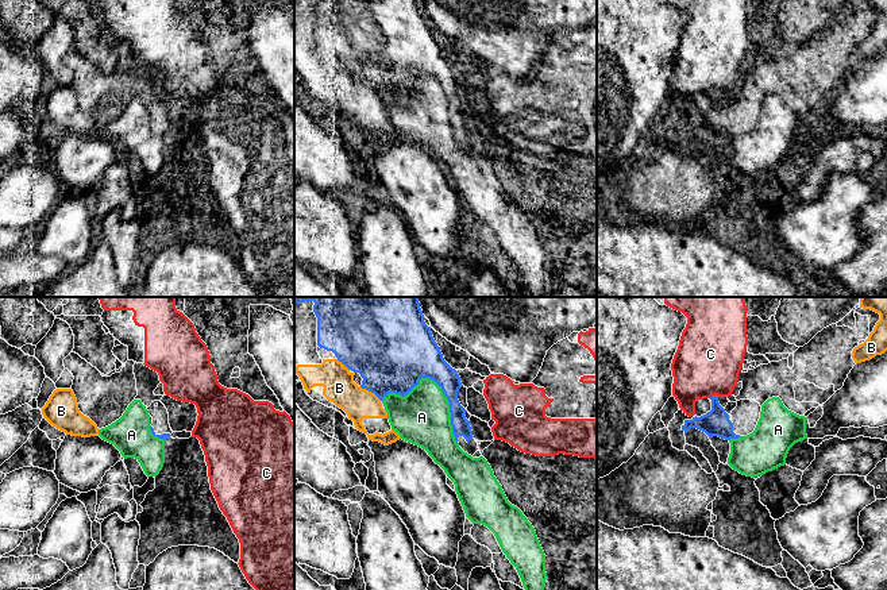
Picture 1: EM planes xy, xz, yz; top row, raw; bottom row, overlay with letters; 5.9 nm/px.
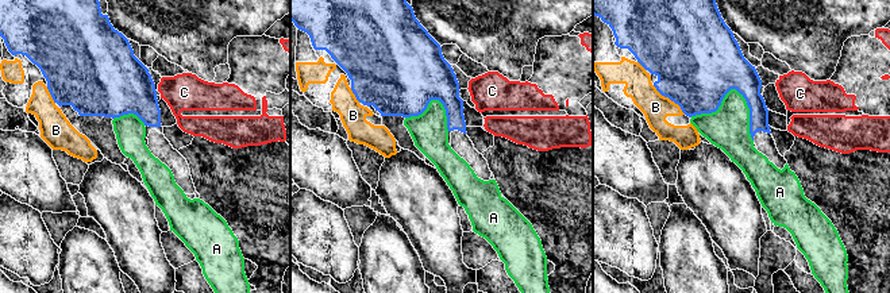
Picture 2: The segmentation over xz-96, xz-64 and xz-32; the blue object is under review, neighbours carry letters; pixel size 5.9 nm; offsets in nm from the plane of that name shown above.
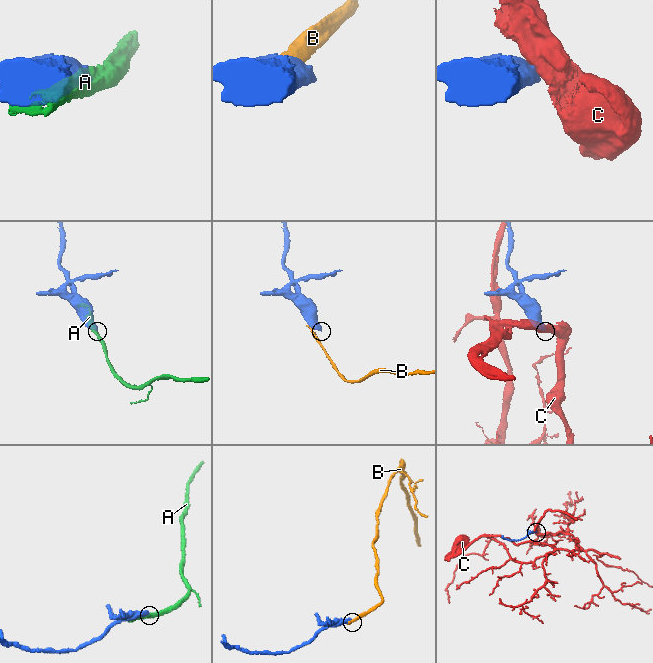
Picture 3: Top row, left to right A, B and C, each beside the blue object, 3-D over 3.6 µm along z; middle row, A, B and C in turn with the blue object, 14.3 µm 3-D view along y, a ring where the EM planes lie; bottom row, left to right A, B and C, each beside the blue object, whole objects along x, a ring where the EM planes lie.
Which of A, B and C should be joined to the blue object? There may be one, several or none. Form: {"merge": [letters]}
{"merge": []}

